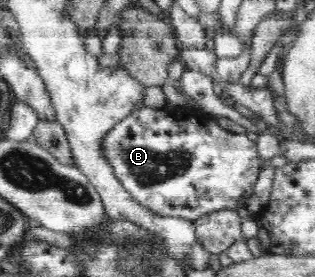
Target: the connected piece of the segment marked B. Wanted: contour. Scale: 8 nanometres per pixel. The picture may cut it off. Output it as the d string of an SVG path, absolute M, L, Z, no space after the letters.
M142 107L126 116L122 122L118 122L117 126L114 126L110 130L110 134L104 138L104 155L108 157L110 166L113 167L116 178L122 183L122 186L132 195L134 200L138 201L140 205L150 208L152 212L158 212L158 215L169 217L180 217L187 221L196 220L200 215L210 214L216 212L221 208L236 209L241 203L253 196L254 184L258 178L260 172L260 161L258 161L258 150L256 149L256 142L250 141L245 134L232 133L225 129L222 129L214 117L209 117L199 109L183 108L162 108L153 109L148 107Z

